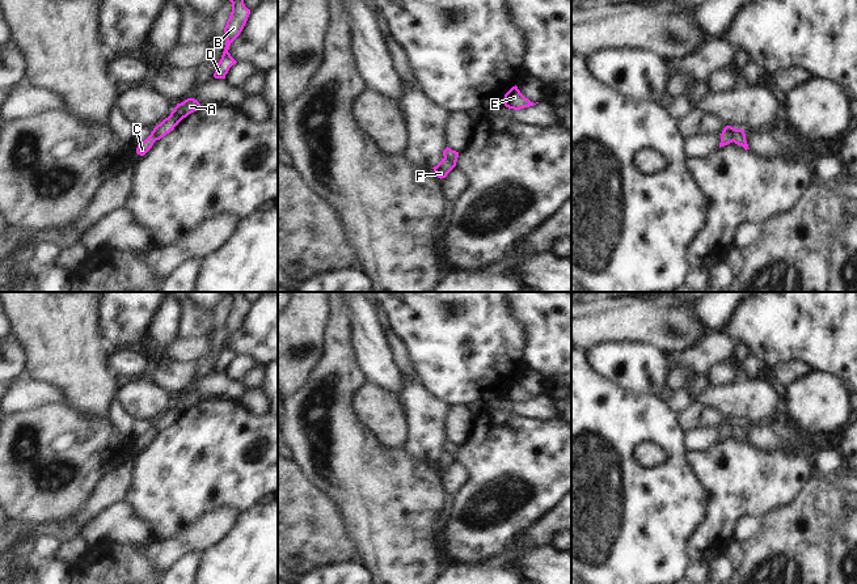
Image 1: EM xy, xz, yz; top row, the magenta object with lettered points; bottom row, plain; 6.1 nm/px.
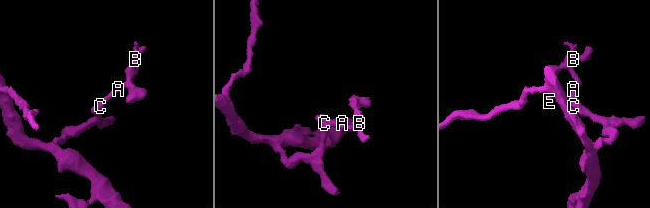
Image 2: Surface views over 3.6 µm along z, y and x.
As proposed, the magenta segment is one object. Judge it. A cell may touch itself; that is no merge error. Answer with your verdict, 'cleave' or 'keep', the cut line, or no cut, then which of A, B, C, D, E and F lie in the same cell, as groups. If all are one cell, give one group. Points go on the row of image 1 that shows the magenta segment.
cleave; cut in yz along (737, 130), (731, 140); A B D E / C F

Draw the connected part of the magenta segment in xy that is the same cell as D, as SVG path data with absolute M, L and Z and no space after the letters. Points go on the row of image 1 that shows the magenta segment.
M229 0L232 3L232 12L224 27L225 33L225 47L221 55L220 62L216 65L216 71L214 73L215 79L225 79L229 68L237 62L228 52L231 43L240 35L242 31L248 17L250 14L250 9L248 9L244 4L244 0Z

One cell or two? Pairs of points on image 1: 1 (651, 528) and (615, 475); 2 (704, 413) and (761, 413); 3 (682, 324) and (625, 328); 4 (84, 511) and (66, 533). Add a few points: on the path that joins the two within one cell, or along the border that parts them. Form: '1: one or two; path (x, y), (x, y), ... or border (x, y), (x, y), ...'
1: one; path (638, 515), (615, 489)
2: two; border (696, 400), (713, 406), (726, 418)
3: one; path (667, 324), (640, 324)
4: one; path (81, 516), (70, 528)

